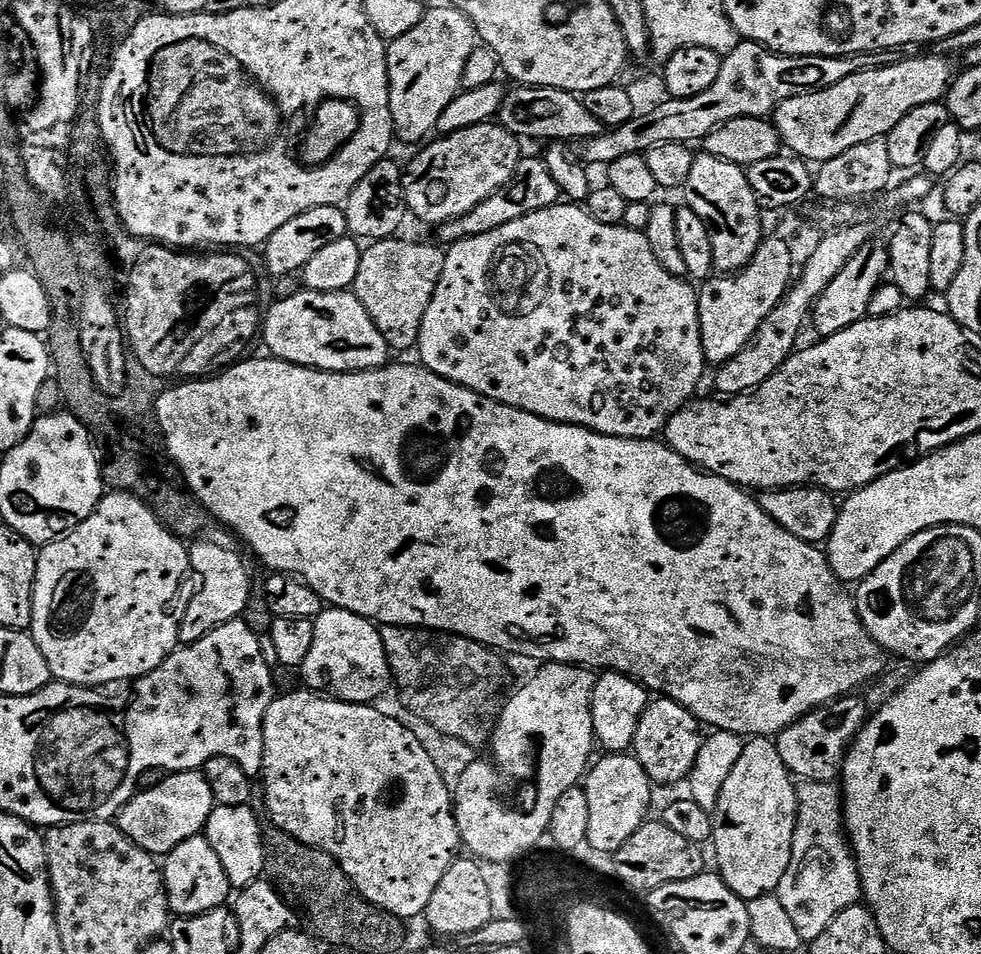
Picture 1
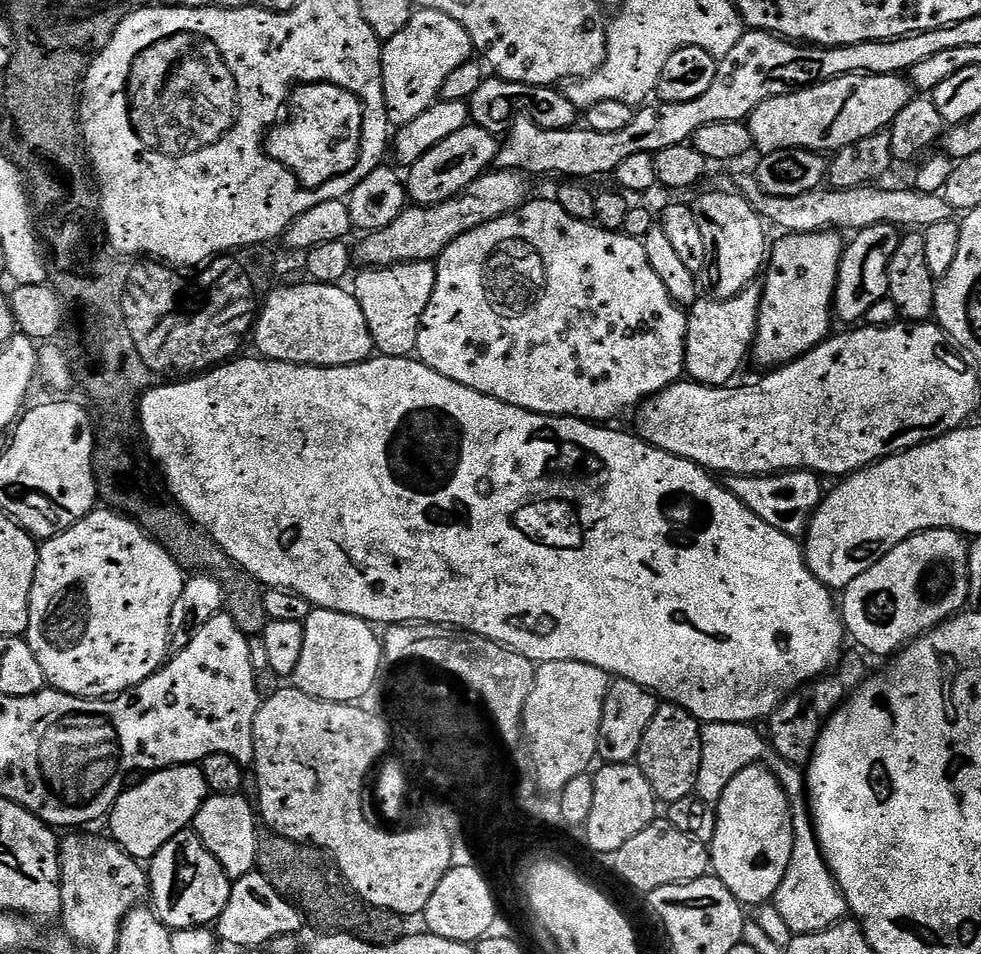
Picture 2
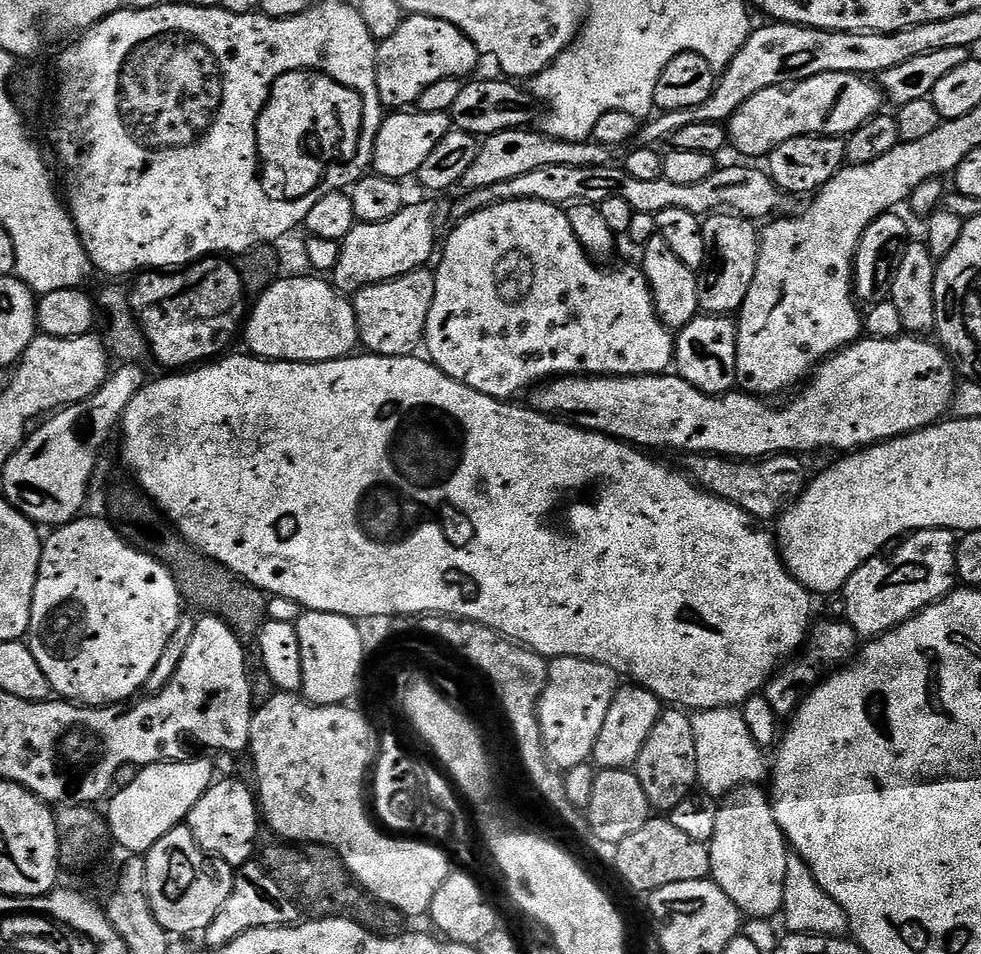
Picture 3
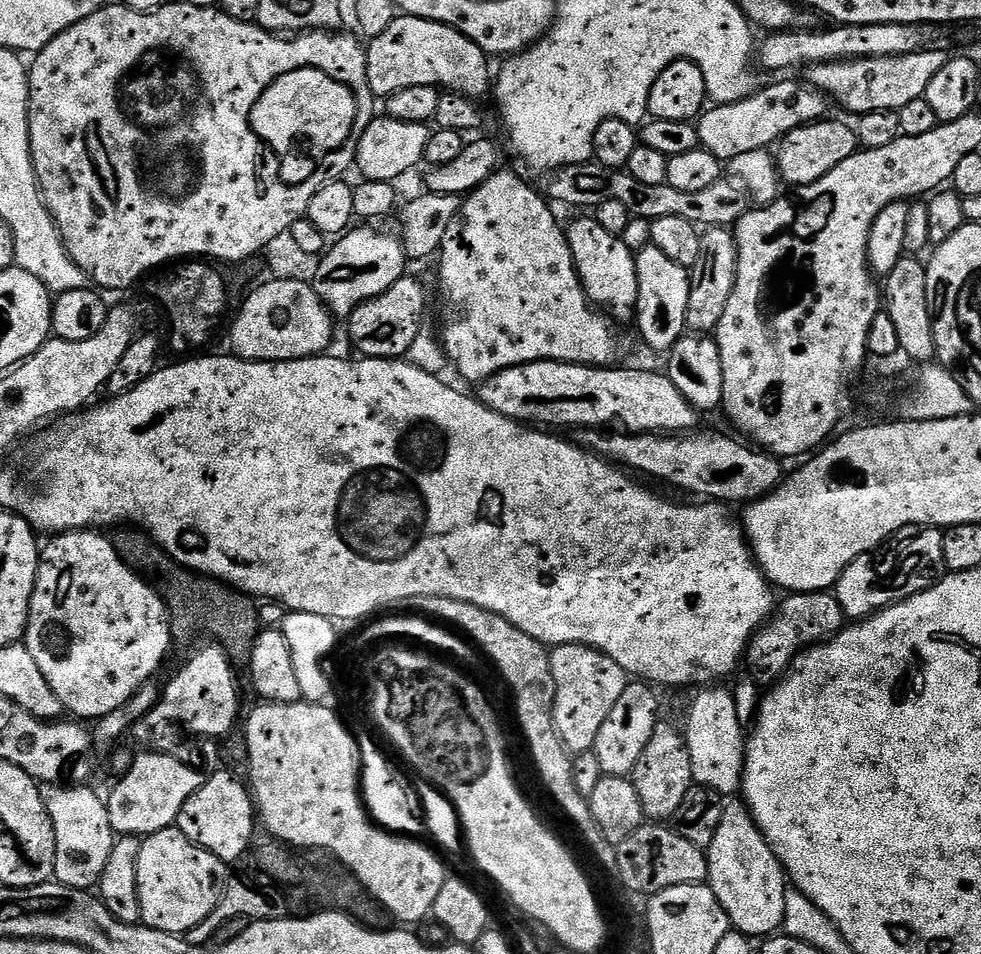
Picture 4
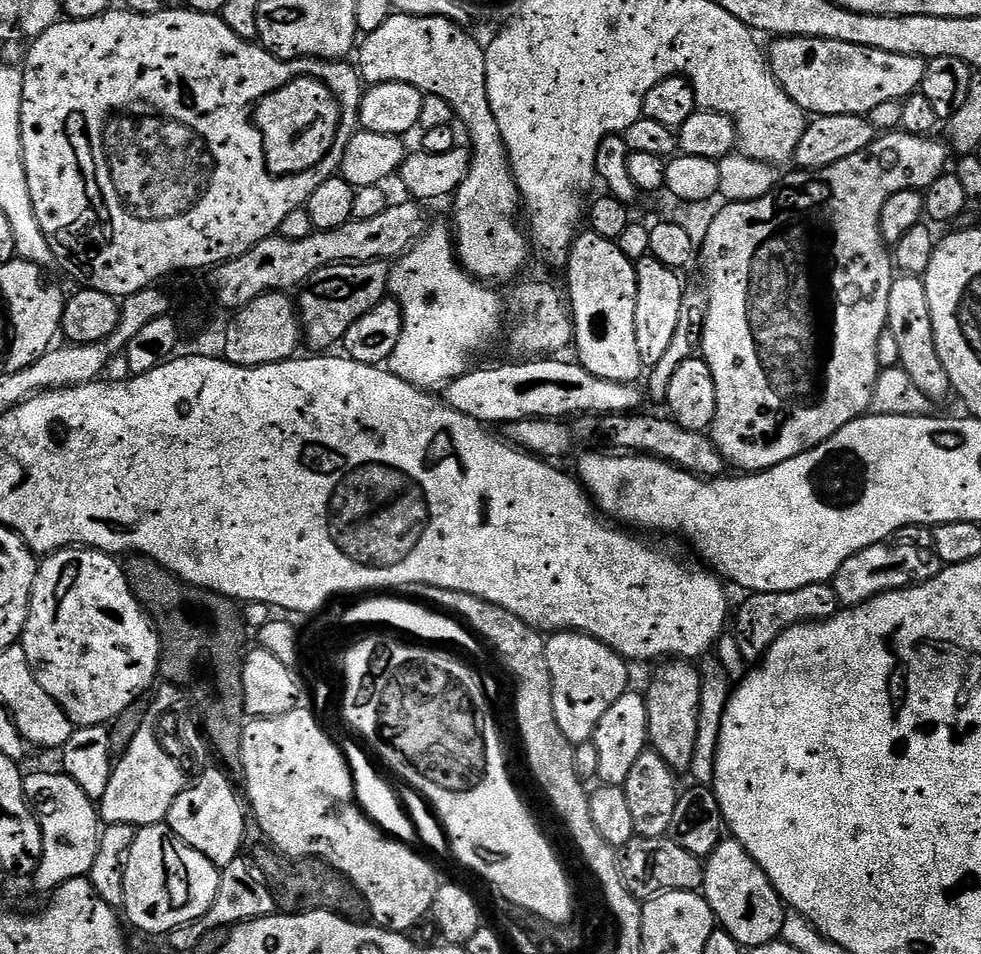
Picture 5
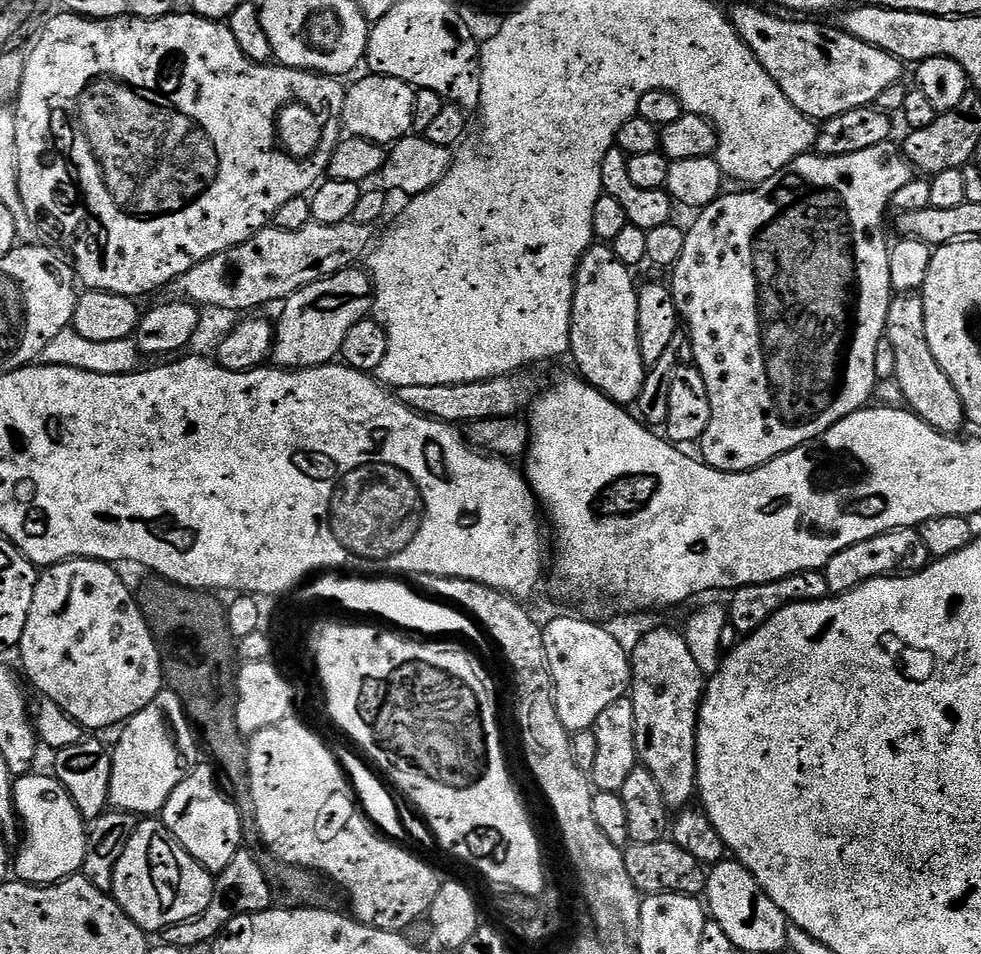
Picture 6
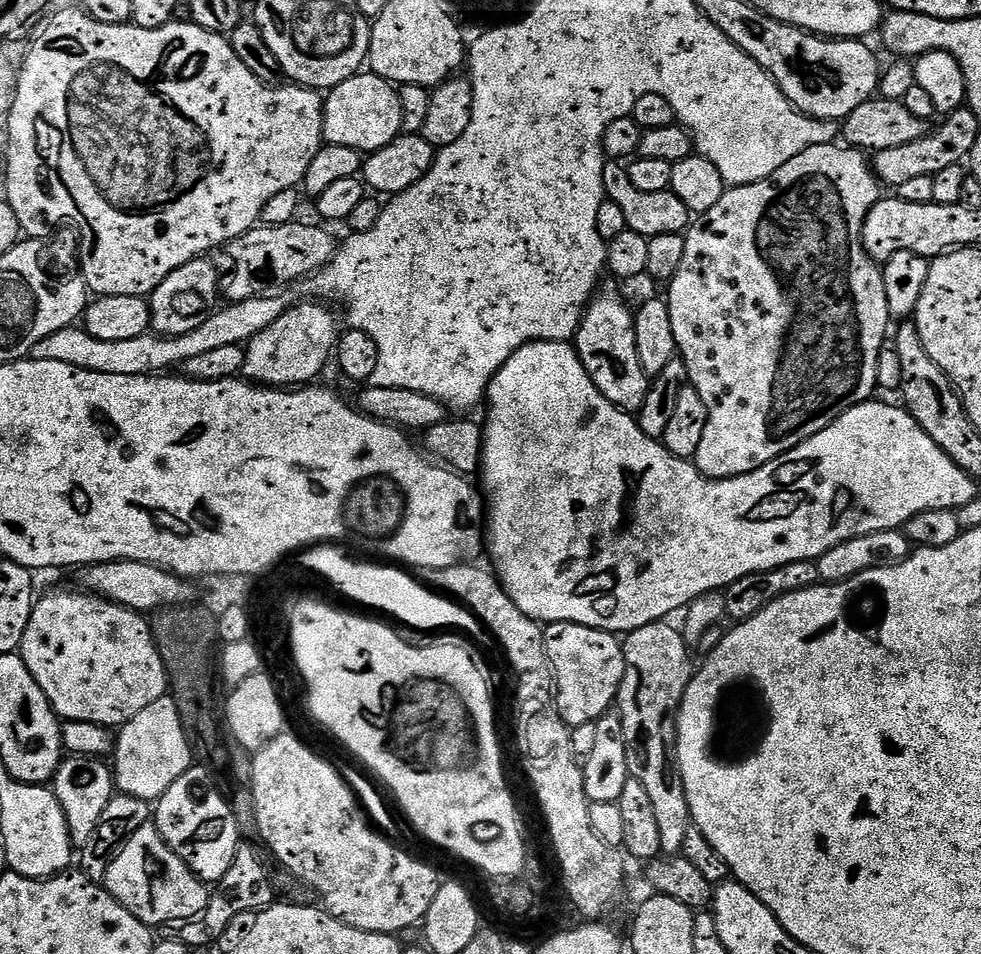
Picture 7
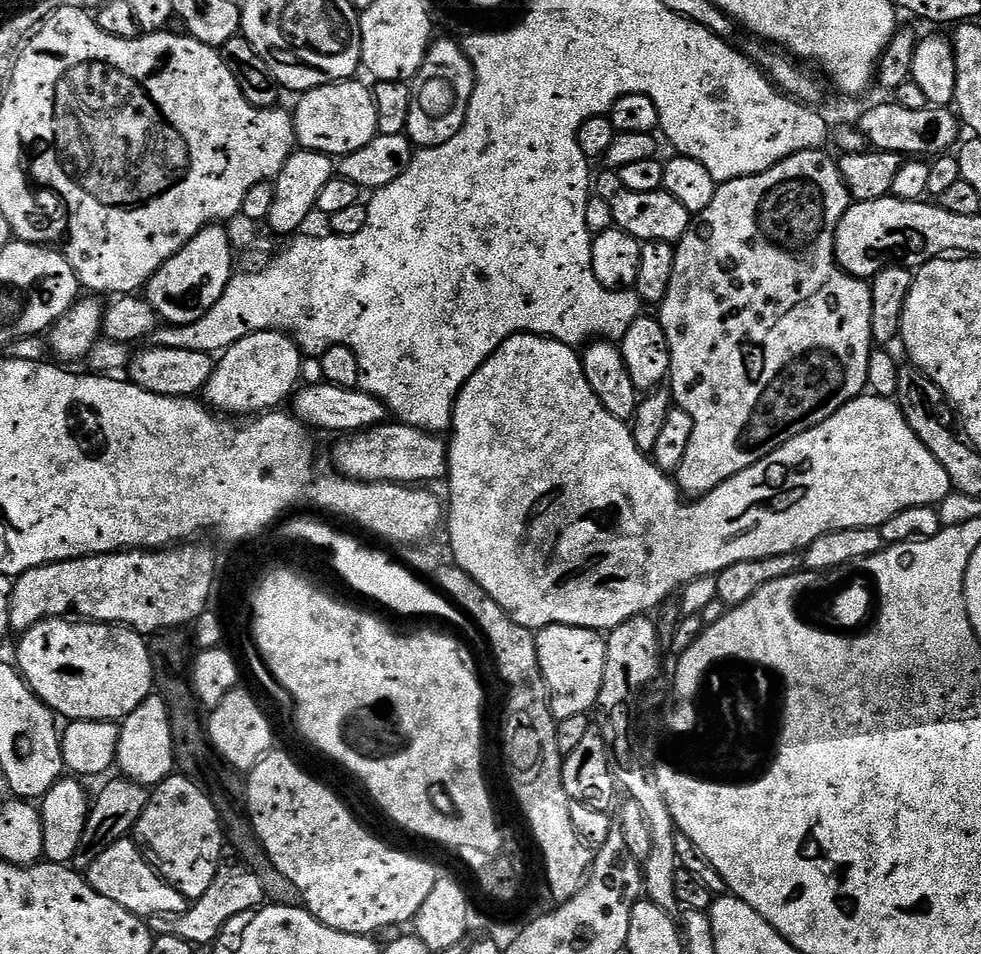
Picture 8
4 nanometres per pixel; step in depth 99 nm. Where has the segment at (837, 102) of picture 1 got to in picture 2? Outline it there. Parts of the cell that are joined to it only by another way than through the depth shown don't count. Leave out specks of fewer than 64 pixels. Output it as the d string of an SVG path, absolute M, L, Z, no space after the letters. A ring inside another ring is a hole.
M849 74L770 98L754 109L746 123L757 153L805 148L835 154L842 146L858 142L858 138L885 131L898 118L898 110L912 99L914 89L903 75Z

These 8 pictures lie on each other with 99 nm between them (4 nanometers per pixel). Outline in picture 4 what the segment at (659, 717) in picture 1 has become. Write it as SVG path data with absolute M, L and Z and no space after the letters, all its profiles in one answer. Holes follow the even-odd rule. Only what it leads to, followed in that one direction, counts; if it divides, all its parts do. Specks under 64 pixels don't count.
M664 722L657 723L654 734L650 734L650 742L646 742L646 750L642 750L642 756L638 758L630 779L645 817L652 822L671 821L678 806L682 806L682 798L686 798L686 794L694 787L690 754L683 735Z

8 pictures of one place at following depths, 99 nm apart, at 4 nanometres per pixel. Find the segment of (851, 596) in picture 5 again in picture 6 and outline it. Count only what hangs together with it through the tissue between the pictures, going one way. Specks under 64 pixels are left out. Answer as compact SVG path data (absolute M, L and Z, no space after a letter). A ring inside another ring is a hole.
M898 528L895 532L883 532L880 536L870 538L866 542L858 542L834 554L834 558L830 558L830 562L822 571L829 593L839 594L858 587L873 576L921 572L928 563L930 557L926 546L922 546L919 531L916 528Z

